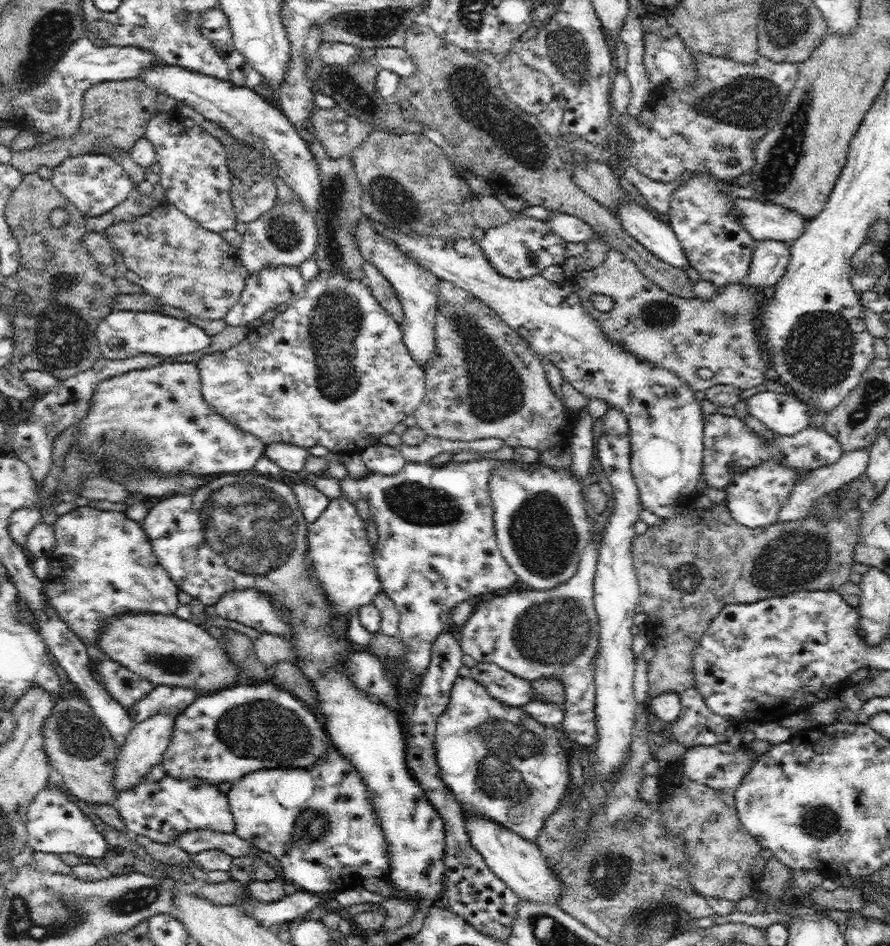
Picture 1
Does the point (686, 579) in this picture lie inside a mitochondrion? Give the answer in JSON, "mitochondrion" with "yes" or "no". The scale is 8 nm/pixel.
{"mitochondrion":"yes"}

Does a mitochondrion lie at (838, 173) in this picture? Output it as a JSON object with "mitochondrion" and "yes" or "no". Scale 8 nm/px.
{"mitochondrion":"no"}

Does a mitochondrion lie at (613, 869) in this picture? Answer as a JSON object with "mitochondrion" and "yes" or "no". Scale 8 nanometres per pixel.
{"mitochondrion":"yes"}

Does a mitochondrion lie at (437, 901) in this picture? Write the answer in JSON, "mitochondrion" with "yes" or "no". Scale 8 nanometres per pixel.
{"mitochondrion":"no"}

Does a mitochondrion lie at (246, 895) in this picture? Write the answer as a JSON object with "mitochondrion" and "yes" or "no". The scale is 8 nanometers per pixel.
{"mitochondrion":"no"}

